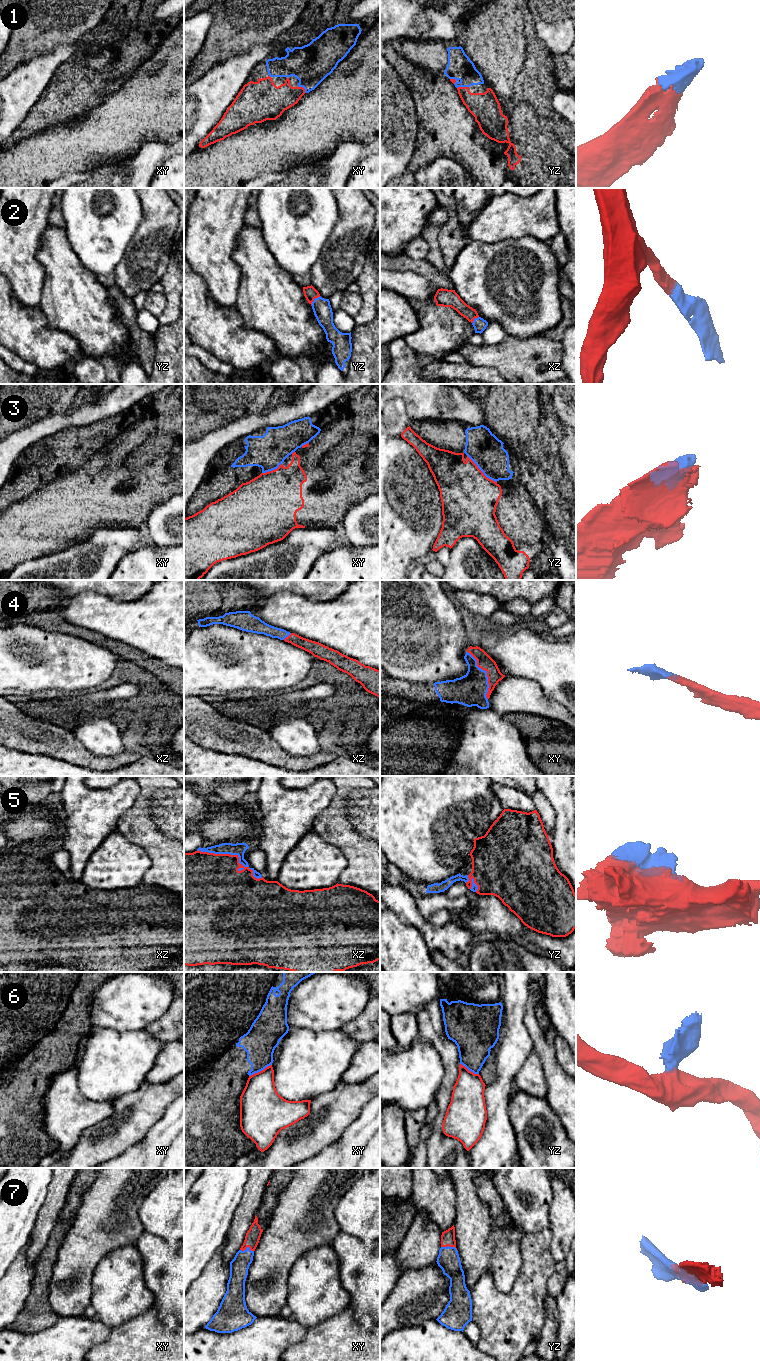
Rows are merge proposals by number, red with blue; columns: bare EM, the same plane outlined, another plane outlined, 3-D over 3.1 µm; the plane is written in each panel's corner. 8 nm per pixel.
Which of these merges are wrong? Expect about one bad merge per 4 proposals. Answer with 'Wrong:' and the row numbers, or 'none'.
Wrong: 3, 6

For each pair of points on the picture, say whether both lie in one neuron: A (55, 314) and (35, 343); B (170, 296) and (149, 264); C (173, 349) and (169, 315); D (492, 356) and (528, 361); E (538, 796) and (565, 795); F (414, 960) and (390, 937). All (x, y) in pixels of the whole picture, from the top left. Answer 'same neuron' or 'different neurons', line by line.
A: different neurons
B: different neurons
C: different neurons
D: same neuron
E: different neurons
F: same neuron

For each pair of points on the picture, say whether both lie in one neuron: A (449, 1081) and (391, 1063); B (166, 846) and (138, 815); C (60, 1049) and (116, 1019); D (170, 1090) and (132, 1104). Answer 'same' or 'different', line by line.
A: different
B: same
C: different
D: same

